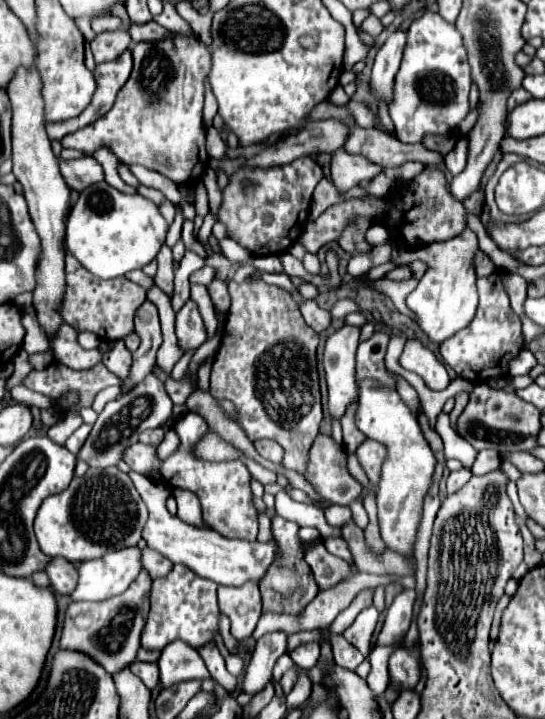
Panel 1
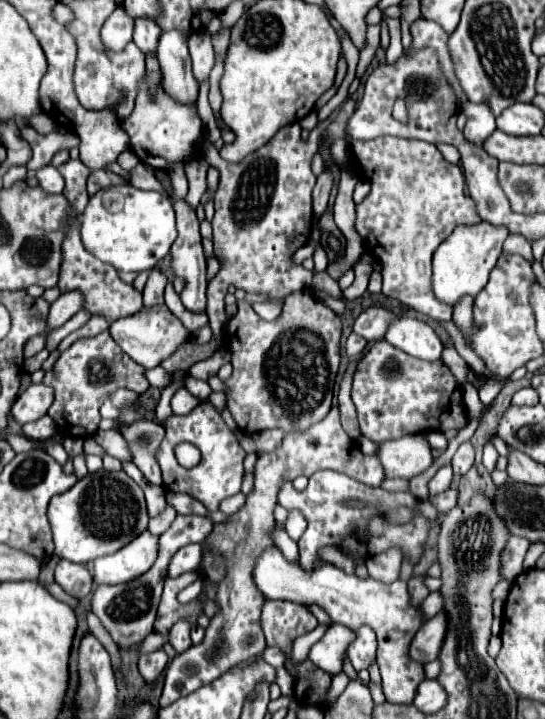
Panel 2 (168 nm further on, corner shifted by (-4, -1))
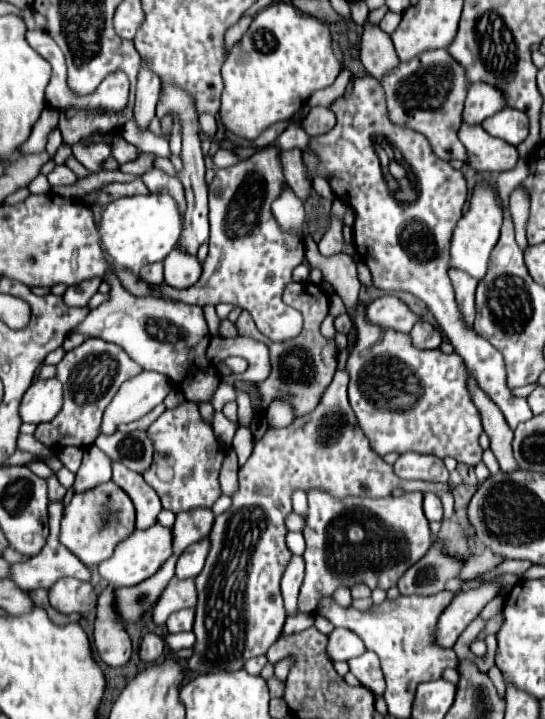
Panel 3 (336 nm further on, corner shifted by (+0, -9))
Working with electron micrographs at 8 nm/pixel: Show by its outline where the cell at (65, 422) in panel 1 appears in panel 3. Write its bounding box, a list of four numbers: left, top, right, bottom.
[11,502,91,592]

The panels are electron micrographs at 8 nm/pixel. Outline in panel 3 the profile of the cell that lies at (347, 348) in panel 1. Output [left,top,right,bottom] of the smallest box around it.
[367,294,419,332]

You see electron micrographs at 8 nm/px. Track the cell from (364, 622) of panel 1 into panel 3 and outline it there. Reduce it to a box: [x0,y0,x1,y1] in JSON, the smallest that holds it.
[349,652,385,694]

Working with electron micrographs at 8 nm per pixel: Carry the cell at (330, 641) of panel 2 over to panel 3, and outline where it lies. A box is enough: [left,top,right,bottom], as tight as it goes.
[327,628,365,662]

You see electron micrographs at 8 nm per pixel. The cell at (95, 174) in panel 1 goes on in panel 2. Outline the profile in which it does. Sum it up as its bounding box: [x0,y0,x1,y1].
[87,170,125,196]

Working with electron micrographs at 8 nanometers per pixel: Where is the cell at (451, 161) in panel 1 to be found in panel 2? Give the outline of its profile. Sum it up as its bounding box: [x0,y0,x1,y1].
[461,102,495,148]

